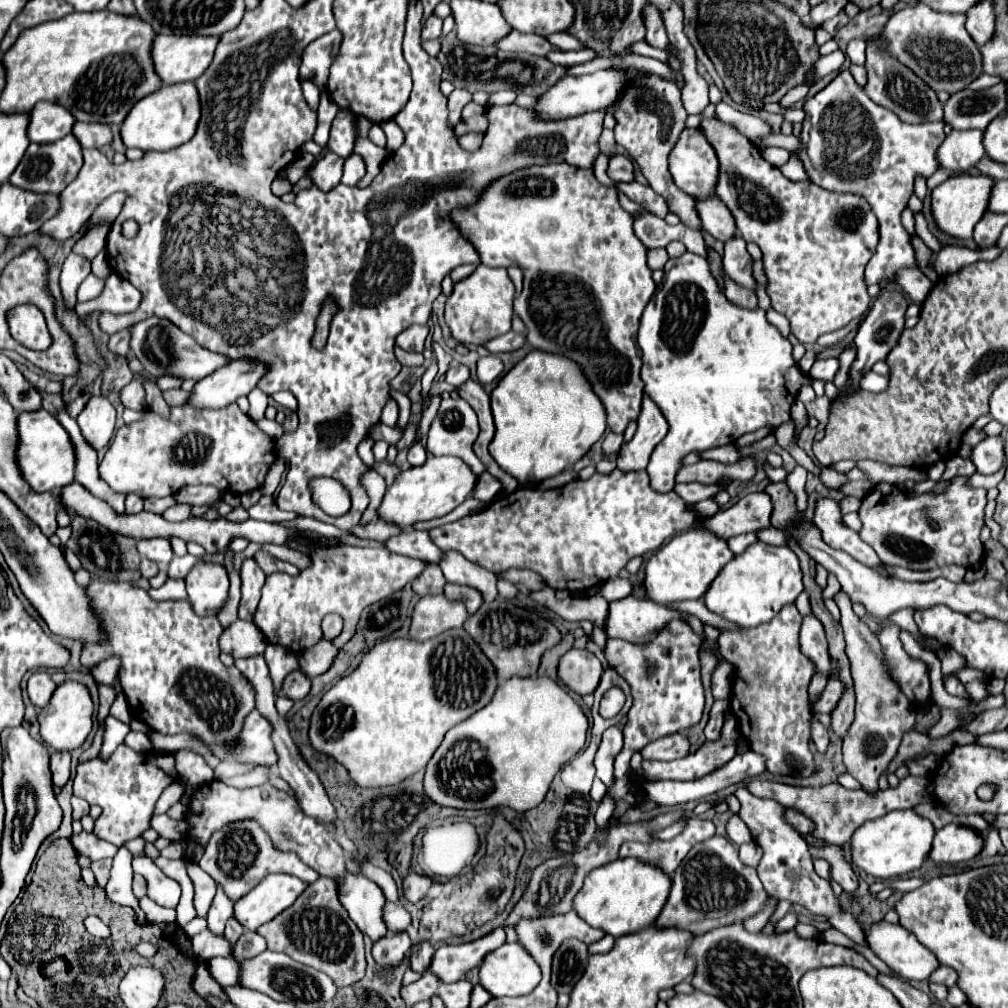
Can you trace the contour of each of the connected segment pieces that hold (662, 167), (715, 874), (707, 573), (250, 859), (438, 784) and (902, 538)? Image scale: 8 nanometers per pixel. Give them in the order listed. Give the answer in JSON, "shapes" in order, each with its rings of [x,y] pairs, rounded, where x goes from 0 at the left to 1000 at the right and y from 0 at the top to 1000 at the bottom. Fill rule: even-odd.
{"shapes":[[[[640,70],[634,72],[636,76],[624,80],[622,86],[616,90],[612,102],[608,104],[608,116],[612,120],[610,138],[624,152],[624,156],[634,162],[636,172],[644,180],[646,188],[660,195],[664,209],[672,211],[682,225],[695,227],[689,209],[689,197],[686,197],[686,193],[678,191],[668,182],[668,176],[662,168],[662,156],[670,146],[676,130],[680,128],[680,118],[682,118],[682,112],[678,110],[678,102],[676,102],[676,90],[672,84],[658,80],[654,74],[640,72]]],[[[707,828],[705,832],[689,838],[678,852],[676,860],[668,866],[664,892],[648,920],[664,922],[672,918],[672,922],[680,922],[691,930],[707,920],[725,918],[749,908],[755,904],[759,892],[761,884],[757,882],[751,864],[733,854],[731,842],[719,830]]],[[[682,525],[670,531],[664,539],[660,539],[652,549],[642,557],[640,564],[640,582],[646,596],[660,600],[666,596],[680,594],[695,594],[713,566],[729,555],[729,549],[723,545],[721,537],[711,533],[701,525]]],[[[253,813],[231,814],[215,822],[209,828],[207,836],[203,838],[203,848],[197,854],[197,860],[203,866],[207,866],[211,872],[217,872],[217,876],[221,876],[221,882],[231,894],[245,888],[263,868],[269,868],[269,866],[287,866],[301,872],[303,876],[313,876],[316,872],[316,866],[307,858],[303,858],[295,846],[277,844],[267,832],[265,824]]],[[[507,672],[495,680],[495,686],[491,686],[491,693],[483,701],[467,709],[461,717],[445,723],[443,733],[439,733],[438,741],[432,745],[430,753],[424,759],[422,787],[430,797],[441,801],[473,803],[469,793],[483,789],[483,793],[479,793],[479,797],[483,797],[483,803],[503,799],[515,807],[525,805],[541,793],[541,787],[545,785],[545,779],[557,759],[576,745],[576,741],[580,739],[582,721],[584,717],[574,697],[549,674]]],[[[959,473],[943,475],[941,485],[934,491],[916,489],[910,493],[902,493],[888,481],[876,479],[864,491],[860,491],[854,499],[852,511],[856,517],[856,525],[852,531],[856,537],[860,537],[868,545],[868,549],[872,551],[872,555],[878,561],[890,561],[890,563],[908,564],[908,566],[938,563],[943,559],[955,561],[955,563],[965,563],[967,551],[971,551],[971,553],[975,551],[975,543],[973,543],[973,549],[969,549],[969,535],[975,525],[975,507],[977,507],[977,499],[979,499],[977,491],[979,491],[977,485],[963,485],[959,481]],[[924,517],[930,517],[930,525],[924,523]]]]}

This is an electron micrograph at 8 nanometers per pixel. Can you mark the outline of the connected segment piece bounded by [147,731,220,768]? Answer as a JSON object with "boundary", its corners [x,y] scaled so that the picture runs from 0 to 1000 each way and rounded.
{"boundary":[[[148,725],[146,729],[154,743],[166,746],[178,743],[189,743],[200,749],[210,762],[214,761],[218,756],[198,734],[186,727],[161,729],[155,725]]]}

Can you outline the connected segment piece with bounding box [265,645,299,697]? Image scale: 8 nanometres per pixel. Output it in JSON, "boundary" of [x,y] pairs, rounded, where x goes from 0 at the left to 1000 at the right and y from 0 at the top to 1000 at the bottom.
{"boundary":[[[265,640],[263,656],[265,656],[267,668],[269,668],[269,676],[271,676],[271,682],[273,682],[273,691],[277,691],[279,689],[279,680],[281,680],[283,672],[297,664],[295,648],[285,644],[285,642]]]}

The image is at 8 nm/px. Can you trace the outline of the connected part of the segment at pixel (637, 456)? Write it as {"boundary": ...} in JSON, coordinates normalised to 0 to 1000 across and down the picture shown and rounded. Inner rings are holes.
{"boundary":[[[638,392],[636,412],[632,416],[630,434],[616,443],[612,451],[612,463],[616,467],[638,467],[644,459],[648,445],[662,432],[662,418],[644,392]]]}

